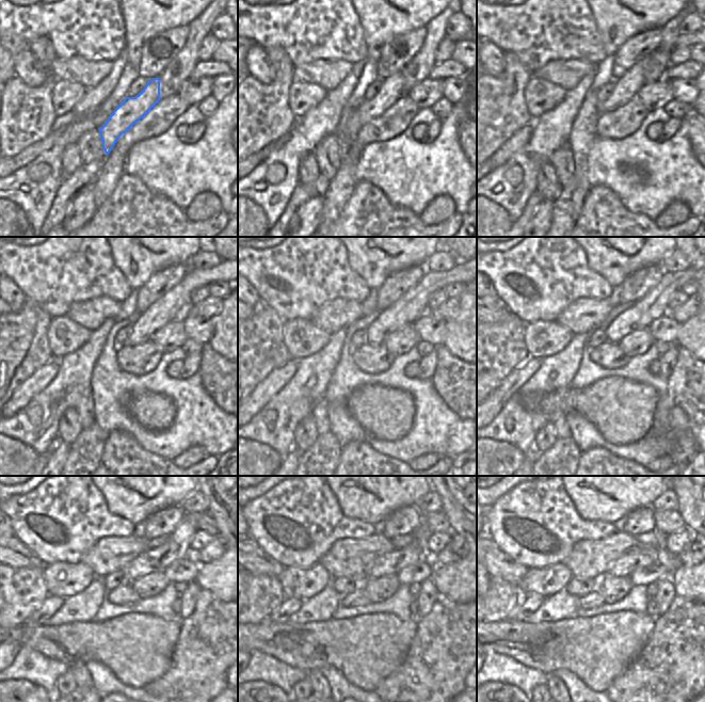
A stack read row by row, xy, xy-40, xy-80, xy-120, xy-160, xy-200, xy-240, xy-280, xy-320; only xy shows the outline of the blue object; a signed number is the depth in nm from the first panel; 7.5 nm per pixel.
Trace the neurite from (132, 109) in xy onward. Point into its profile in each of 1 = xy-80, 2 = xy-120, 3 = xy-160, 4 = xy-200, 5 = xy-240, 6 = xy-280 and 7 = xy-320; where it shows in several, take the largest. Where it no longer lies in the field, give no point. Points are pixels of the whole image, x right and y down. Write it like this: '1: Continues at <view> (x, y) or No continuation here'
1: Continues at xy-80 (626, 86)
2: Continues at xy-120 (149, 321)
3: Continues at xy-160 (387, 322)
4: Continues at xy-200 (630, 320)
5: Continues at xy-240 (154, 560)
6: Continues at xy-280 (390, 563)
7: Continues at xy-320 (624, 567)

